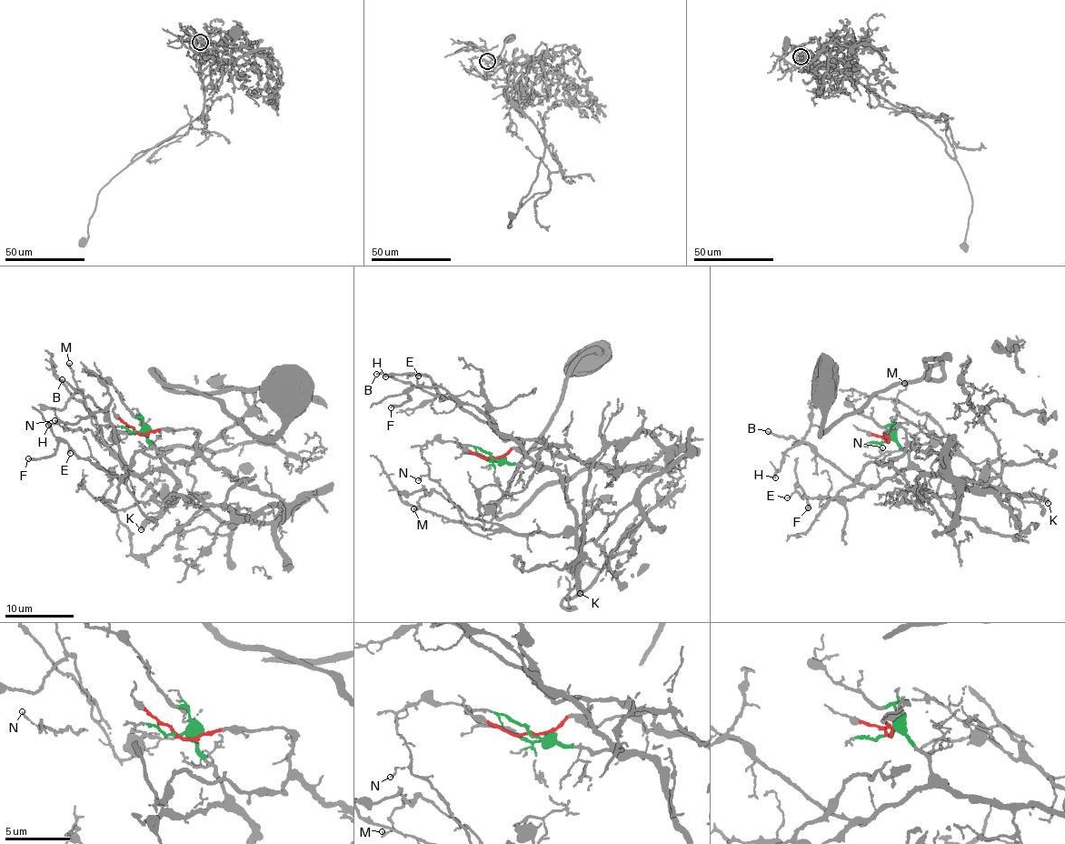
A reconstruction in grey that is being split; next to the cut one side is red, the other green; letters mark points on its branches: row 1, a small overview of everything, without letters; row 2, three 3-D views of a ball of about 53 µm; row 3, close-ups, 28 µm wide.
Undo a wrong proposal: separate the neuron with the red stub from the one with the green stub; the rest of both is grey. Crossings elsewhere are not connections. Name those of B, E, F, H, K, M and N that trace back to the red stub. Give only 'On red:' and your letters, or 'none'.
On red: none

